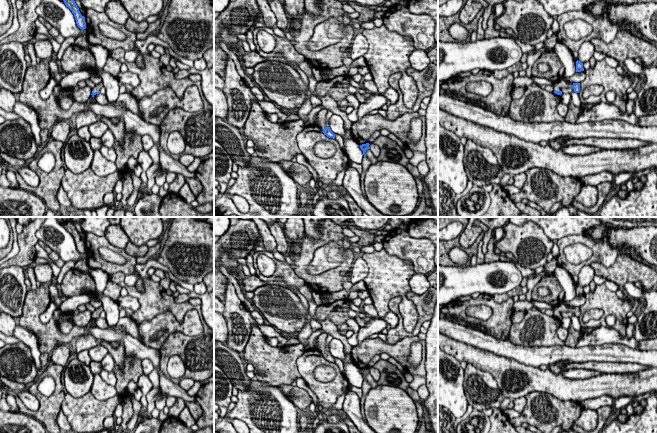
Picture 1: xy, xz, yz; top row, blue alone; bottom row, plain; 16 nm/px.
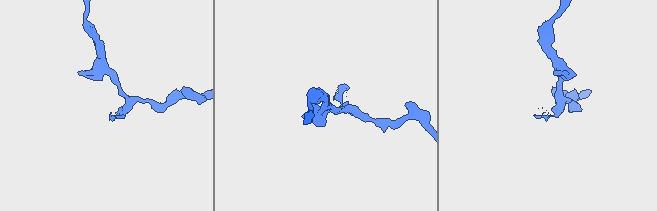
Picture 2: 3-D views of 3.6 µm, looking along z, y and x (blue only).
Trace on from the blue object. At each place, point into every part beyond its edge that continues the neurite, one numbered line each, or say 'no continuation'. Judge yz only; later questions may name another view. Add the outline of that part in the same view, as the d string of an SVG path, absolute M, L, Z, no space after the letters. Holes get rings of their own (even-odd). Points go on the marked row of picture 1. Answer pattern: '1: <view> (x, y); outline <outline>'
1: yz (560, 84); outline M561 79L555 83L554 91L561 91L562 88L571 88L574 91L572 85L572 83L566 83L563 79Z

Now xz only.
1: xz (321, 123); outline M322 109L317 114L318 121L315 123L315 125L318 126L321 131L323 131L327 127L326 126L327 112L328 112L327 109Z

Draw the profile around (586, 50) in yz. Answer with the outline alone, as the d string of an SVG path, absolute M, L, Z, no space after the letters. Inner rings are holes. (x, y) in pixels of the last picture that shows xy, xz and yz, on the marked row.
M586 41L582 43L578 50L578 57L576 58L576 61L578 60L581 63L589 61L590 58L593 56L594 51L595 47L591 43L591 41Z

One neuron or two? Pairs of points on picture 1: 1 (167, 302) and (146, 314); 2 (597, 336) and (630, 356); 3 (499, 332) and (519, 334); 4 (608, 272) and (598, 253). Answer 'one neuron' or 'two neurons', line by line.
1: one neuron
2: two neurons
3: two neurons
4: two neurons

